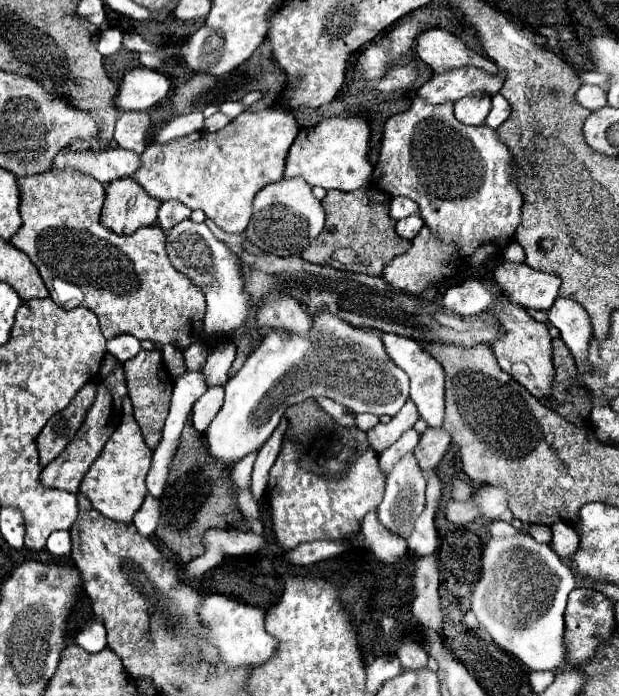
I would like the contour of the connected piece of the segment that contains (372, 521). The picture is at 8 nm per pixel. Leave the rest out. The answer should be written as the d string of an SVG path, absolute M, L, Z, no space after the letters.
M370 511L364 517L362 533L366 537L364 547L382 563L396 563L408 551L404 539L400 539L398 535L390 533L384 527L380 527L380 523L376 519L376 511Z

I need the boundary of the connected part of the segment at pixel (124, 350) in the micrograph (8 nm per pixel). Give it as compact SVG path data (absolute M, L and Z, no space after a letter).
M120 335L120 337L108 339L106 347L108 347L108 353L112 353L120 363L124 363L140 351L140 341L132 335Z

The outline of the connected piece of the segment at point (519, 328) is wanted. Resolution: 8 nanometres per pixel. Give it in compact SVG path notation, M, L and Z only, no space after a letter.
M496 295L492 313L500 319L500 323L506 329L506 335L502 335L496 341L496 345L492 345L498 365L506 373L510 373L524 389L528 389L538 401L548 401L552 397L552 383L554 383L552 343L550 343L552 337L548 333L548 325L532 319L524 307L508 301L504 295Z

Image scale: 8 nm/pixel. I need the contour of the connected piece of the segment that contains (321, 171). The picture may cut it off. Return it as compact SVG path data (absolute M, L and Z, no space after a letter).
M330 117L316 127L302 129L286 157L284 177L302 177L310 185L338 191L354 191L366 187L372 177L368 163L370 127L360 117Z

